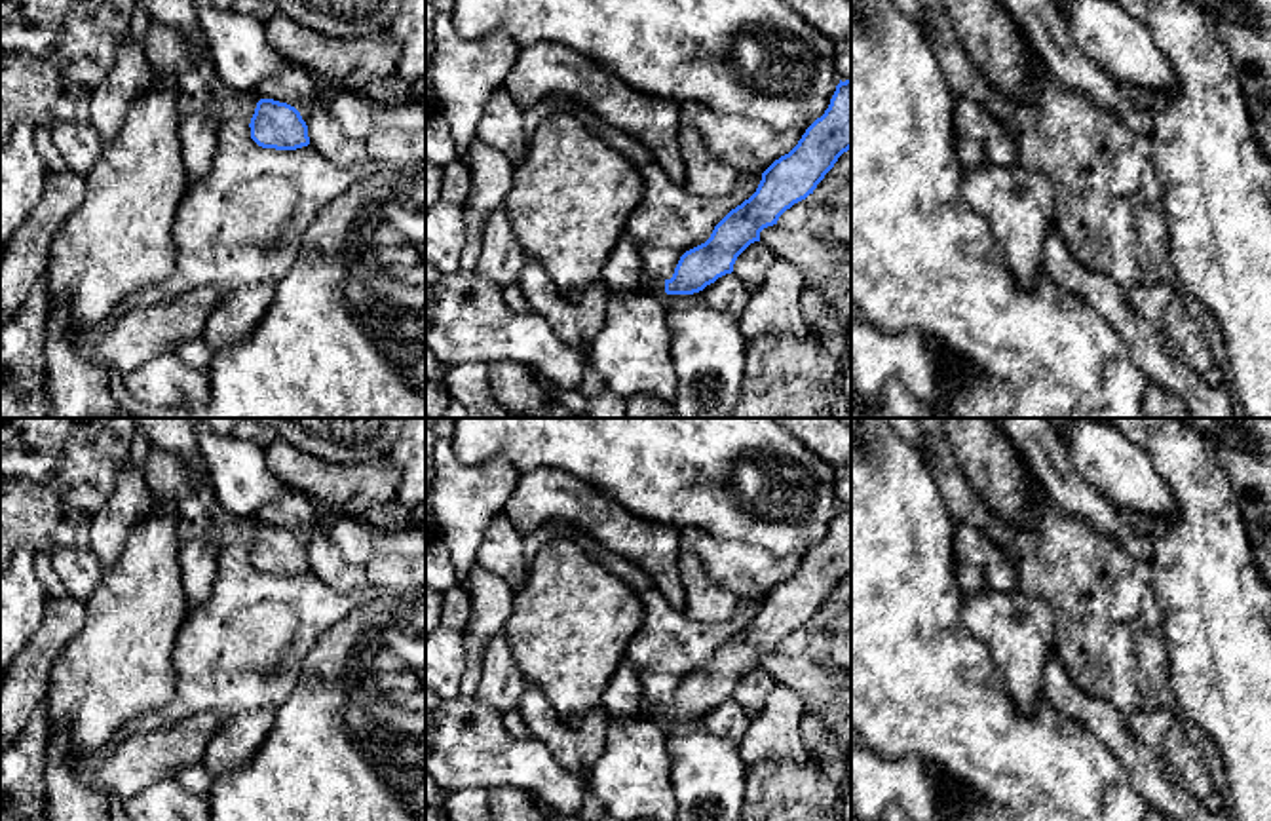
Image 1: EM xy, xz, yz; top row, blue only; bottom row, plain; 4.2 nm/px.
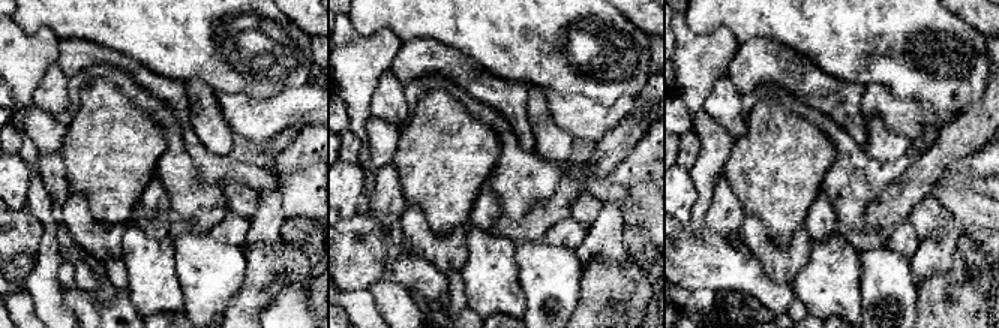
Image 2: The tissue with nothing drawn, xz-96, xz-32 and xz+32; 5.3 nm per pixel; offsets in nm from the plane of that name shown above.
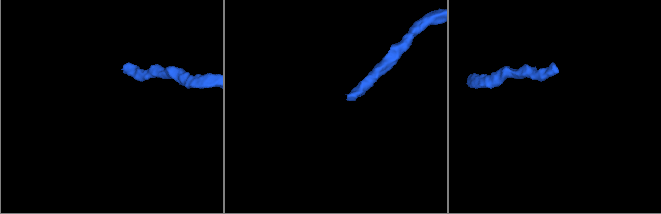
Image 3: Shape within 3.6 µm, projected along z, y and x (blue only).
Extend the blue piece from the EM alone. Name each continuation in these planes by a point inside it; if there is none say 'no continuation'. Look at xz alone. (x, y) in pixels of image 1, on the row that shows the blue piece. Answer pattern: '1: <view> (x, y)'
1: xz (652, 286)

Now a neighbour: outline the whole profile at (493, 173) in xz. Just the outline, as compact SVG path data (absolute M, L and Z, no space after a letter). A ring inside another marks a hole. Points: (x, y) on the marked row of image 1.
M483 141L467 150L467 167L473 175L467 200L462 203L467 238L460 258L462 272L475 272L488 217L503 205L511 190L515 163Z

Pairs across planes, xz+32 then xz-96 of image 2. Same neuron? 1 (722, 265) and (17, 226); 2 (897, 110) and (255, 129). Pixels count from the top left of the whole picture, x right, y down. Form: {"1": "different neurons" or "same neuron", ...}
{"1": "same neuron", "2": "same neuron"}

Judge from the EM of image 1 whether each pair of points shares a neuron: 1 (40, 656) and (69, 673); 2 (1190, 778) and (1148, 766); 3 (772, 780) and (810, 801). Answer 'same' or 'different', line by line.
1: different
2: different
3: same

